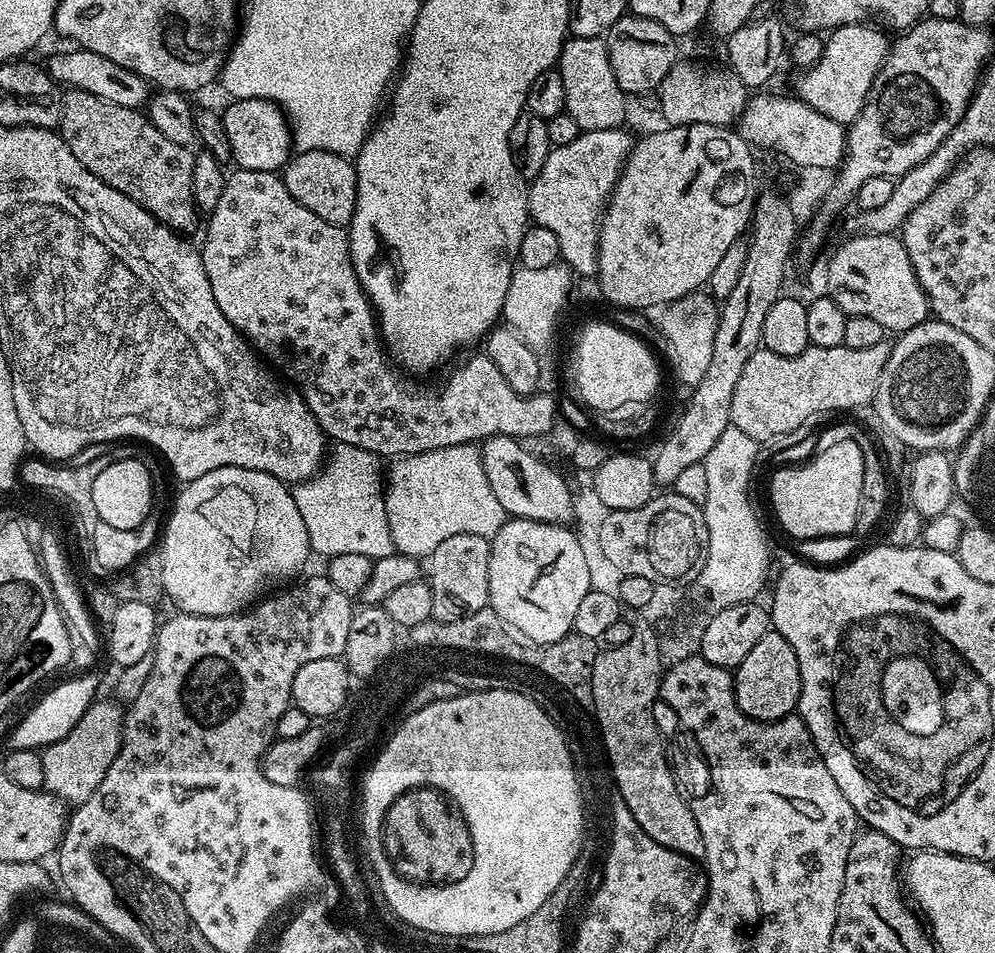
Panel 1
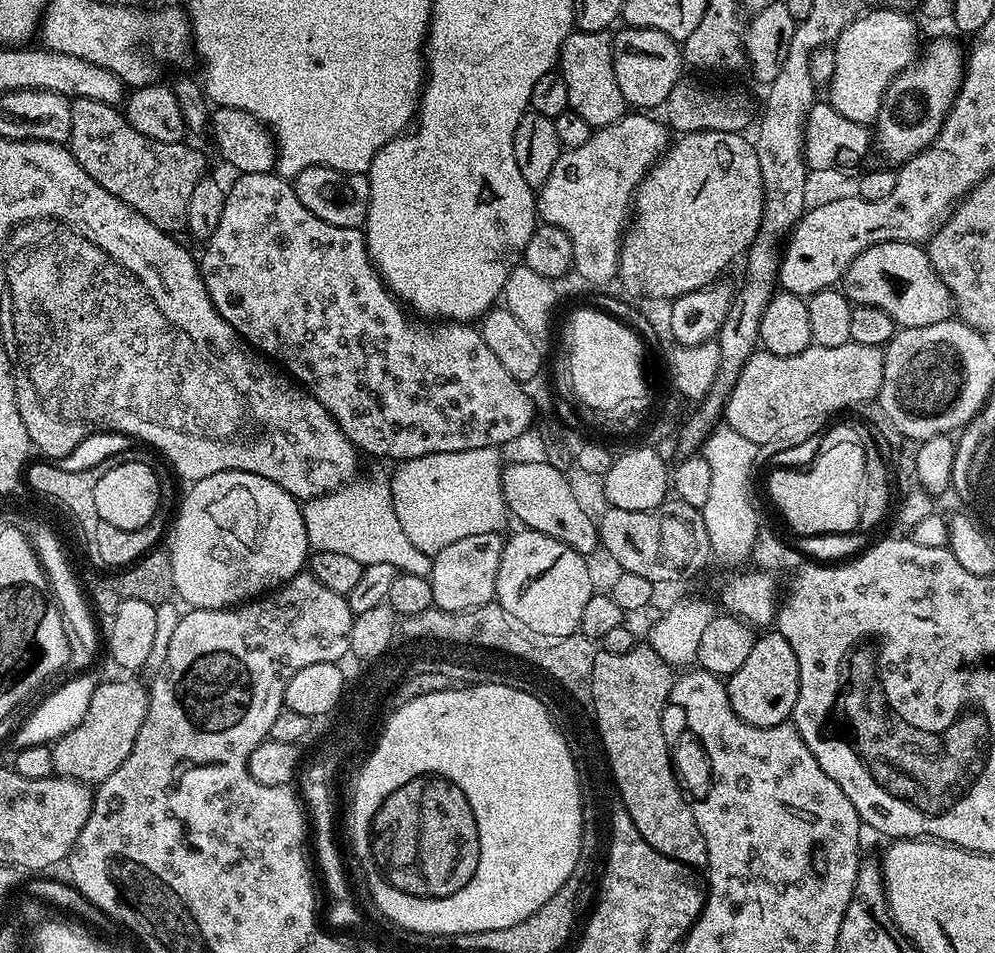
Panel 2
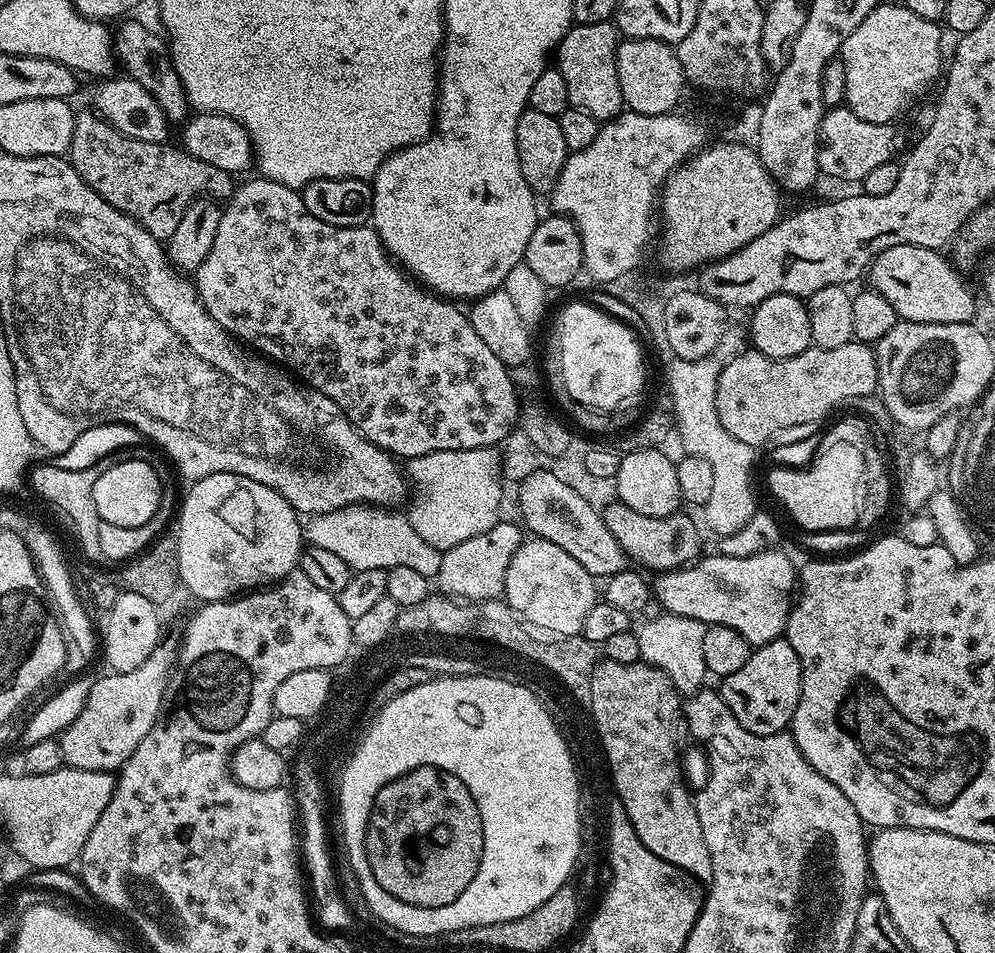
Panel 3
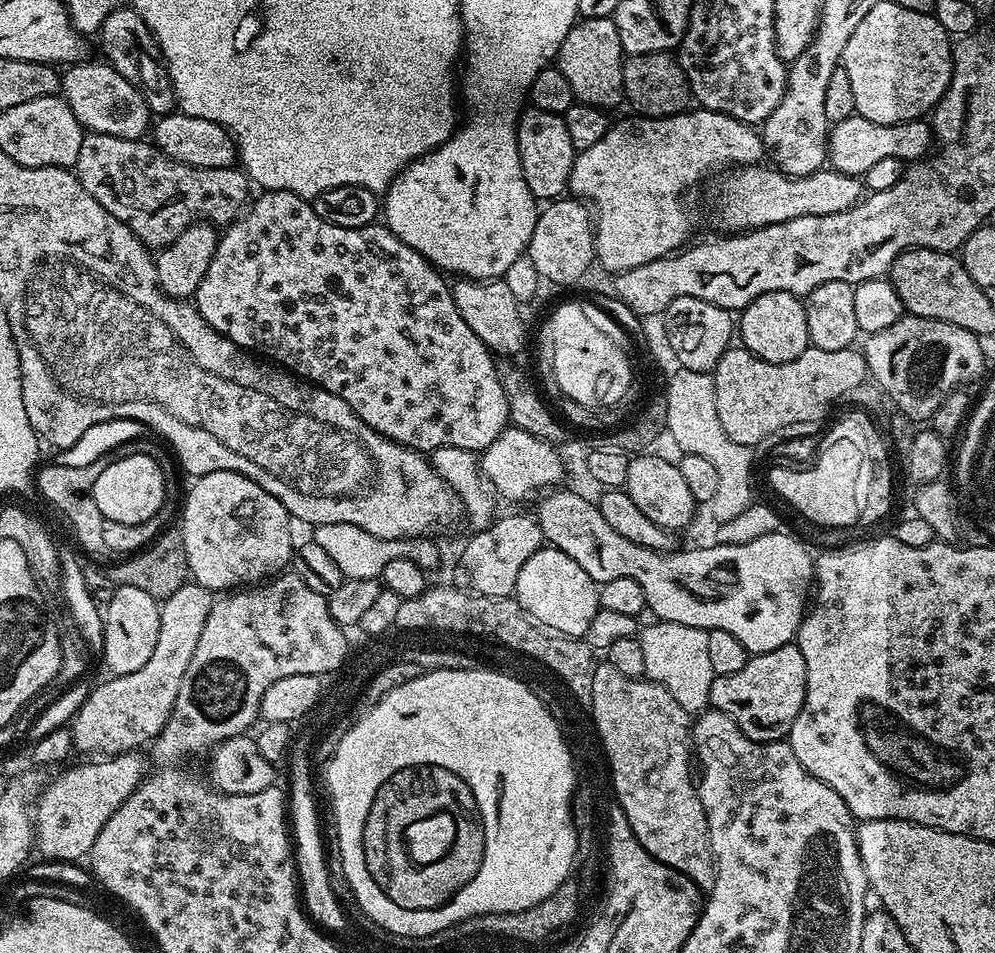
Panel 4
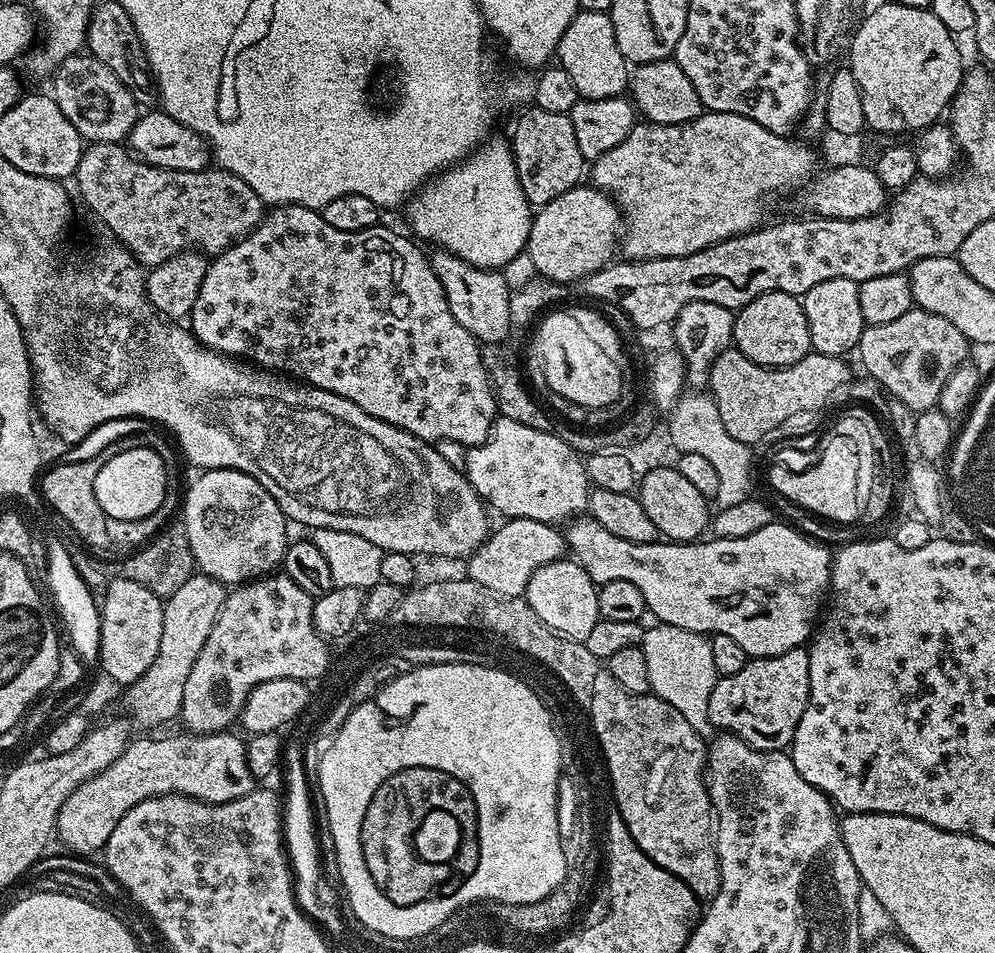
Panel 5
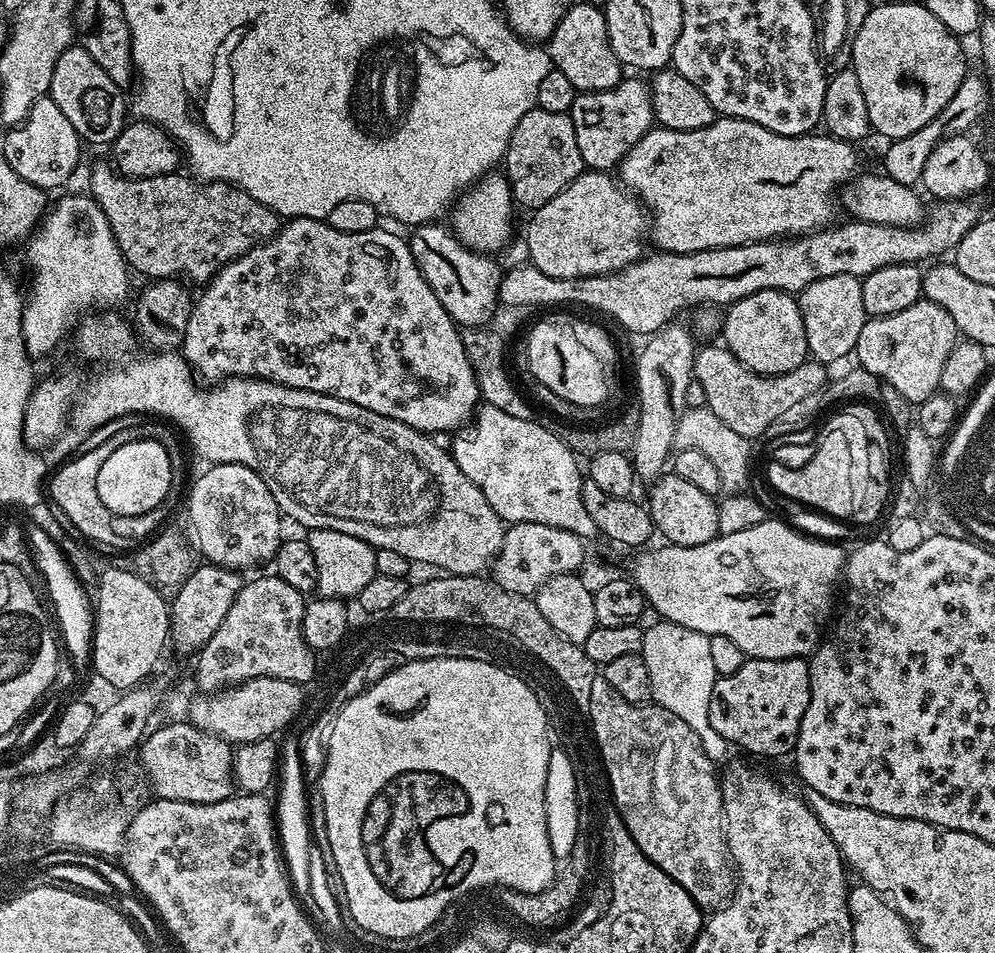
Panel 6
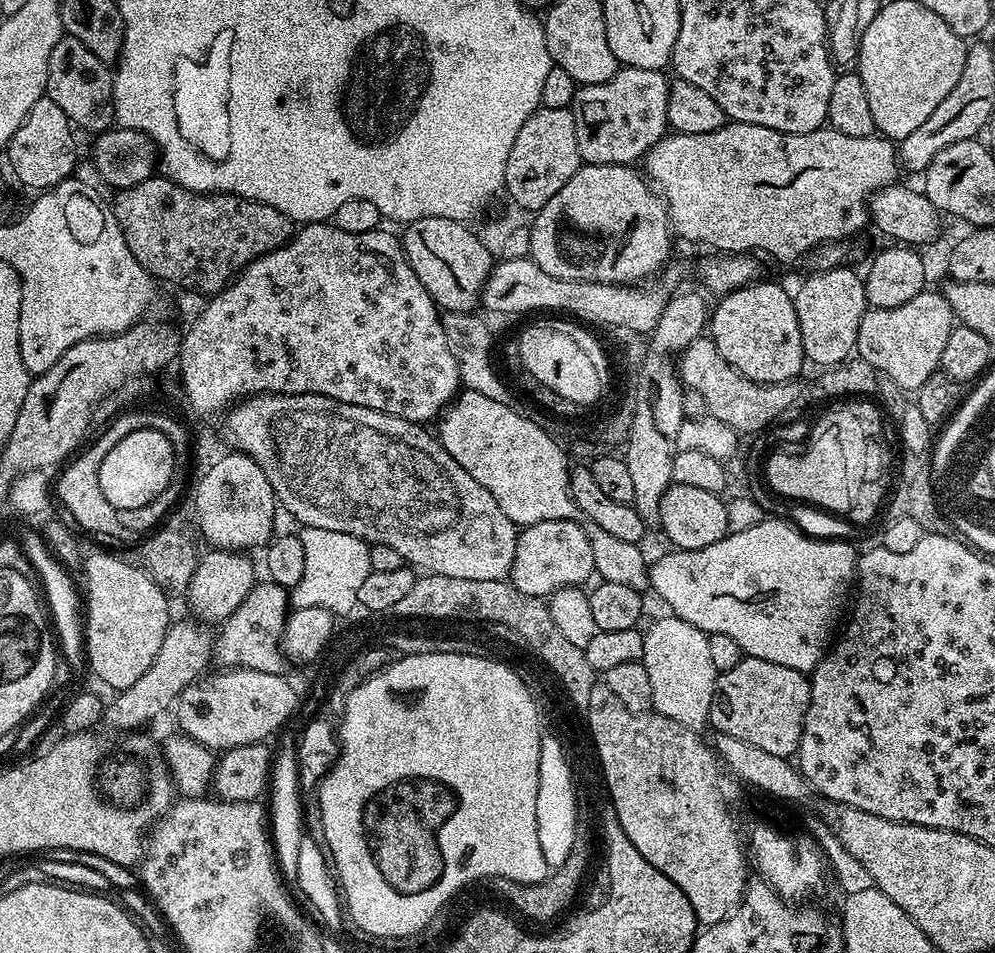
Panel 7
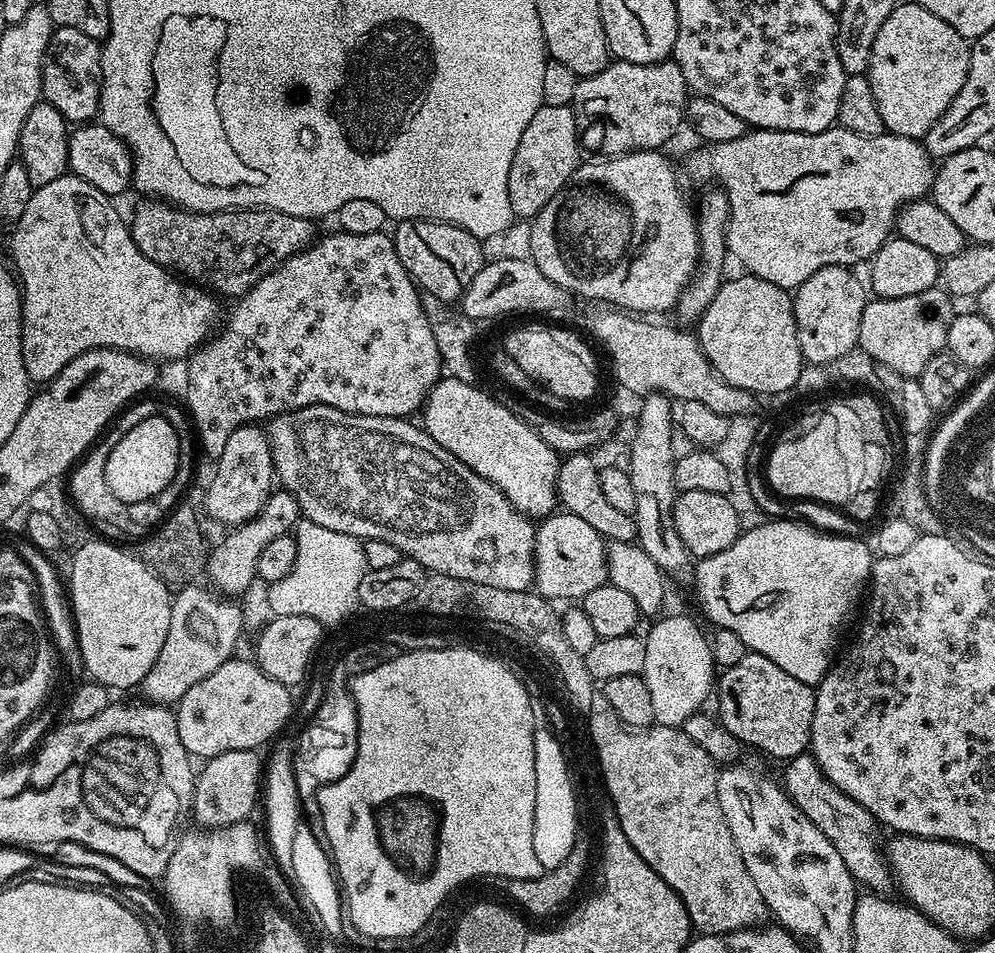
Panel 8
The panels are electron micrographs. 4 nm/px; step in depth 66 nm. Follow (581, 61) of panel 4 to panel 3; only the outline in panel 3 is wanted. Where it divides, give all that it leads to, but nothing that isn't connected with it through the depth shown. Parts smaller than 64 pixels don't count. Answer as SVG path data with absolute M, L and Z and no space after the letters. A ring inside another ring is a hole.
M606 20L593 24L573 23L567 34L560 39L554 53L555 67L559 68L562 78L566 78L569 105L578 110L586 110L590 118L601 122L613 120L625 107L622 86L618 86L617 43L615 23Z

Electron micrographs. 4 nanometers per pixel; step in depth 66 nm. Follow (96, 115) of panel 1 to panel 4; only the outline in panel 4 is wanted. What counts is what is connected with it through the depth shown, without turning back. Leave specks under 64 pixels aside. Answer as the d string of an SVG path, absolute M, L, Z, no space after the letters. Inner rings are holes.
M89 131L82 138L82 150L78 150L74 171L82 182L86 194L90 194L90 198L94 198L94 202L98 202L102 210L110 210L110 214L114 214L118 222L130 226L133 234L149 250L166 247L196 221L207 221L213 226L227 226L244 211L250 200L250 195L248 196L250 181L239 167L203 168L183 164L162 154L155 144L144 138L127 140Z

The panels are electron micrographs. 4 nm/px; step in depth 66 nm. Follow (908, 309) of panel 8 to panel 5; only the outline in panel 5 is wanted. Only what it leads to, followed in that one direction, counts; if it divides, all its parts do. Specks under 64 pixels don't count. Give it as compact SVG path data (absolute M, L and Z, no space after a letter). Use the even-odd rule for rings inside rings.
M913 306L895 322L865 327L858 345L863 371L886 389L888 394L901 399L917 414L935 409L940 402L942 386L958 365L969 359L970 342L946 318Z

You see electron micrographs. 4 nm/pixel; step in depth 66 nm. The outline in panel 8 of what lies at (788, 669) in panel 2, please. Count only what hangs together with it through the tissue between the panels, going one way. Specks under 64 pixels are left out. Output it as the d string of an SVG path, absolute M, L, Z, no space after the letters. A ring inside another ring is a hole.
M748 651L738 666L723 669L714 688L714 704L715 700L720 725L730 730L741 745L748 747L749 744L779 762L790 761L809 751L816 709L813 685L798 682L782 666L770 662L770 658Z

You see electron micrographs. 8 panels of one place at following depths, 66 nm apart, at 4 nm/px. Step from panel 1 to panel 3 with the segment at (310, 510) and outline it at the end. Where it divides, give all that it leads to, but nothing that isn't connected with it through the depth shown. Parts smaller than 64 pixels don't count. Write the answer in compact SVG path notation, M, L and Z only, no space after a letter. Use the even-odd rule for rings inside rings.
M351 504L339 508L337 512L313 516L306 524L307 543L332 551L337 558L342 558L342 562L346 562L346 566L350 566L353 572L410 566L418 574L436 577L444 554L434 546L422 542L422 538L414 534L414 526L410 526L407 515L398 516L394 512L397 511L384 506Z

